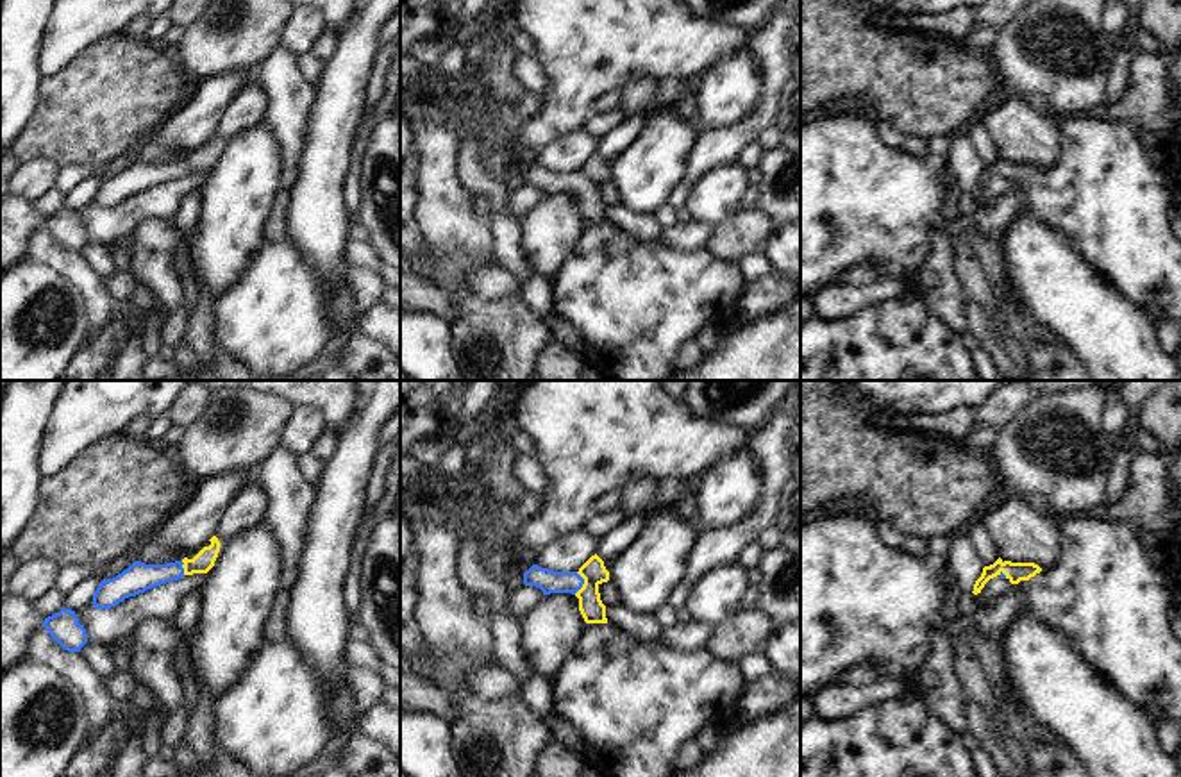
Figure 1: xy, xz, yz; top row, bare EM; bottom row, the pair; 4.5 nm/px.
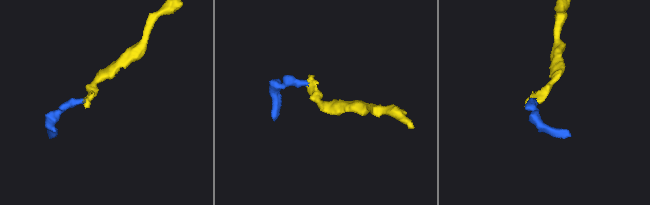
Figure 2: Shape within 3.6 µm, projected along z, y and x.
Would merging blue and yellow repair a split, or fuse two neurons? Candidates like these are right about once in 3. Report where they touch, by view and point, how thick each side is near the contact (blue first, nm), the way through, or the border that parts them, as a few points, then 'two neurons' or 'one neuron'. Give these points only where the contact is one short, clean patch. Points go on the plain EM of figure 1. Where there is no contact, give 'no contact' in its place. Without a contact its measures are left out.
xz (583, 183) | 100/120 nm | across xz (547, 181), (583, 183), (594, 172) | one neuron

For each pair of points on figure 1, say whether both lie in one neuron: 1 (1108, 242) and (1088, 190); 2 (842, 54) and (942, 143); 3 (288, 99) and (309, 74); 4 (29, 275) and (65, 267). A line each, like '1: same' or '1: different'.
1: same
2: different
3: different
4: different

